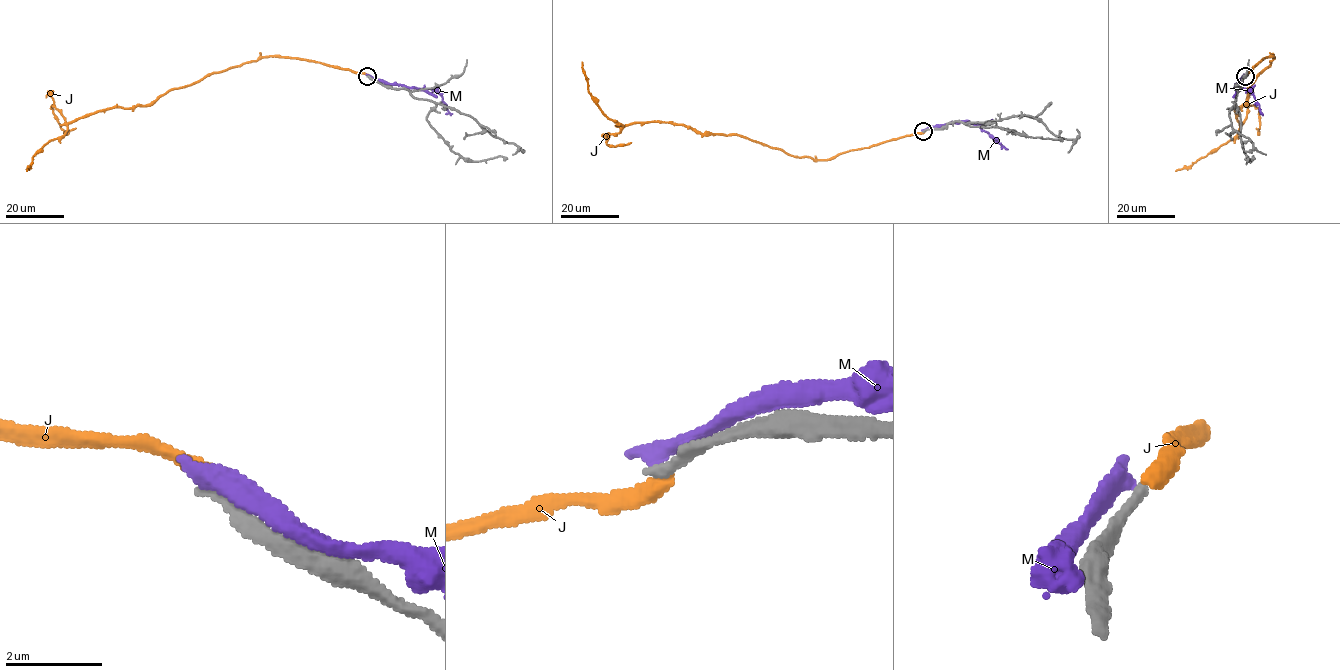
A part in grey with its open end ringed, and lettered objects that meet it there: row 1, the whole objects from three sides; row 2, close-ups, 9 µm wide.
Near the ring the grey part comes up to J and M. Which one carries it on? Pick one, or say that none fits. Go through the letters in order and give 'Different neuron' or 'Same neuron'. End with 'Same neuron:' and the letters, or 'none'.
J: Different neuron
M: Different neuron
Same neuron: none

